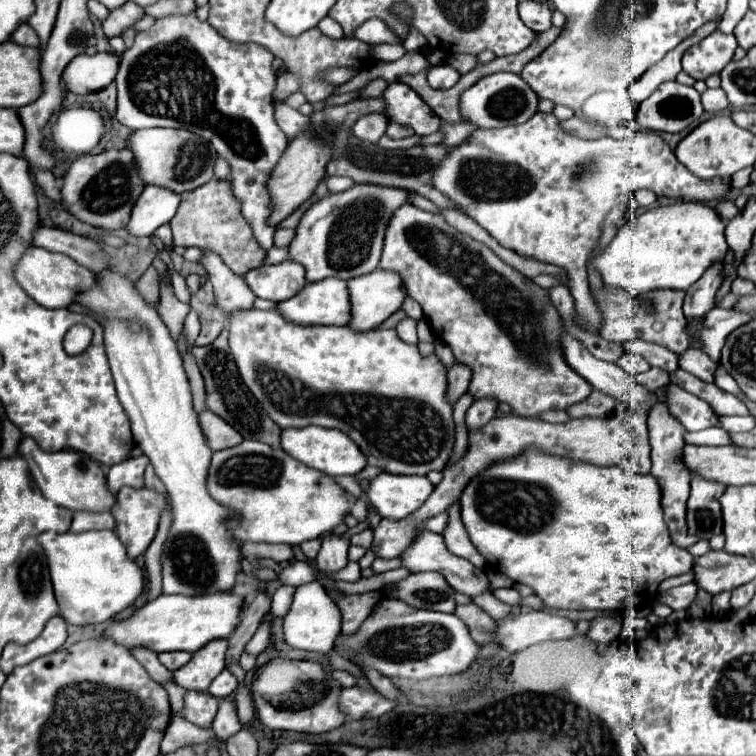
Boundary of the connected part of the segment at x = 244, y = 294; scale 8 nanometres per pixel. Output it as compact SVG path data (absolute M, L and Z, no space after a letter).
M203 250L203 256L199 264L205 268L209 282L213 284L217 304L223 308L223 314L231 314L233 310L241 308L253 308L253 292L245 284L245 280L237 274L233 274L227 264L221 260L219 254L211 250Z

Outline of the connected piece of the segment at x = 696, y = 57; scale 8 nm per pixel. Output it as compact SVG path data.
M715 30L683 54L683 72L693 76L695 80L705 80L711 74L719 74L725 64L731 62L735 48L737 40L733 34L723 34L721 30Z

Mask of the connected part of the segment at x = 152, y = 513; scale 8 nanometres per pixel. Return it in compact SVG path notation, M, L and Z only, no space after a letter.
M119 490L111 514L115 518L115 532L127 548L127 556L135 560L141 556L157 532L157 522L161 510L165 508L165 498L159 492L141 490Z

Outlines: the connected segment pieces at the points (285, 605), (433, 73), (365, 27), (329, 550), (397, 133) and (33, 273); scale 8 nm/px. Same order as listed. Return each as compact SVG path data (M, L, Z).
M281 586L271 600L271 612L275 618L285 618L285 614L289 612L289 606L293 602L293 594L295 594L295 586Z
M439 64L439 66L433 66L427 74L427 82L431 88L435 90L447 90L451 86L455 86L459 80L459 72L447 64Z
M377 20L363 22L363 24L355 30L353 38L363 40L363 42L367 42L367 44L383 44L383 42L393 44L393 42L401 42L401 40L393 38L393 34L389 32L389 28L385 28L383 22L377 22Z
M331 536L325 538L321 544L321 550L317 554L317 568L321 572L337 572L341 568L347 566L347 548L349 548L349 540L339 538L339 536Z
M389 122L385 134L391 136L391 138L409 138L409 136L413 136L413 130L409 130L409 126L401 126L401 124Z
M29 246L19 262L13 268L17 284L41 306L45 308L67 308L73 304L75 296L81 292L81 288L89 288L95 282L95 274L83 266L79 266L73 258L65 254L47 252L45 248Z

